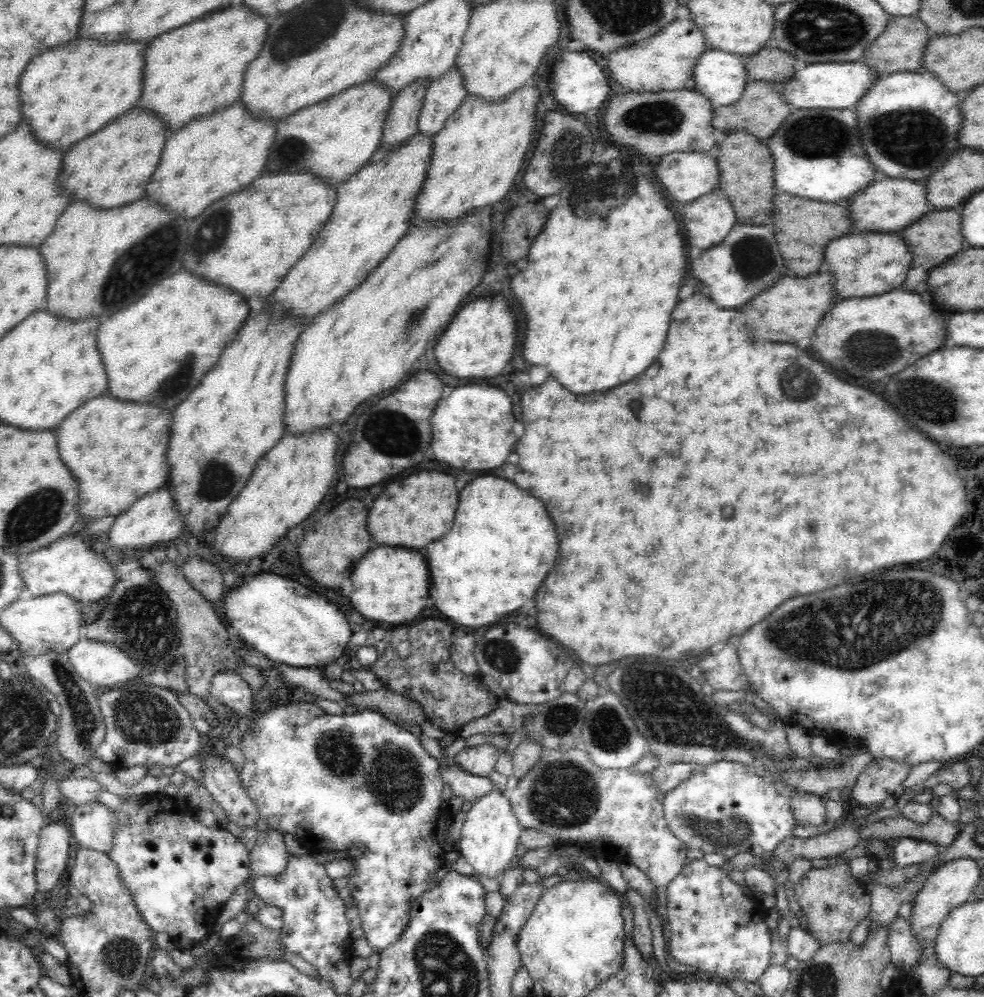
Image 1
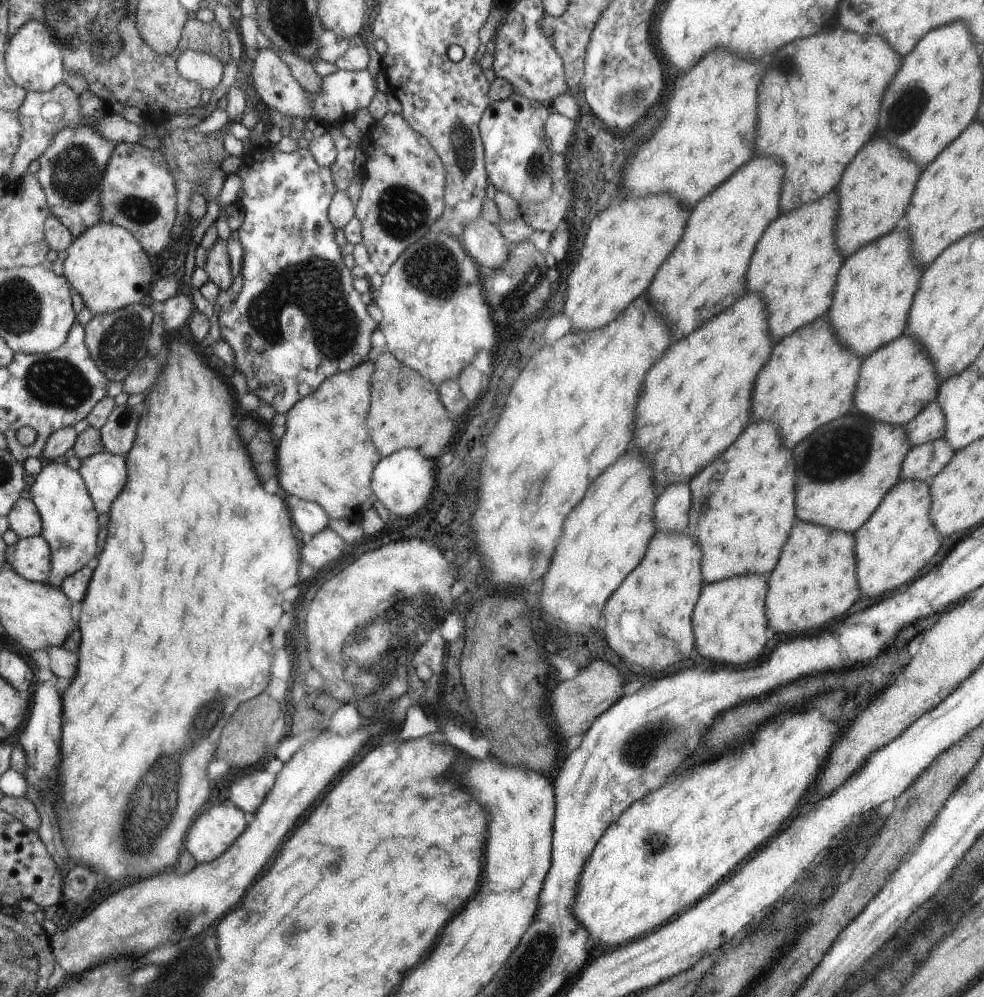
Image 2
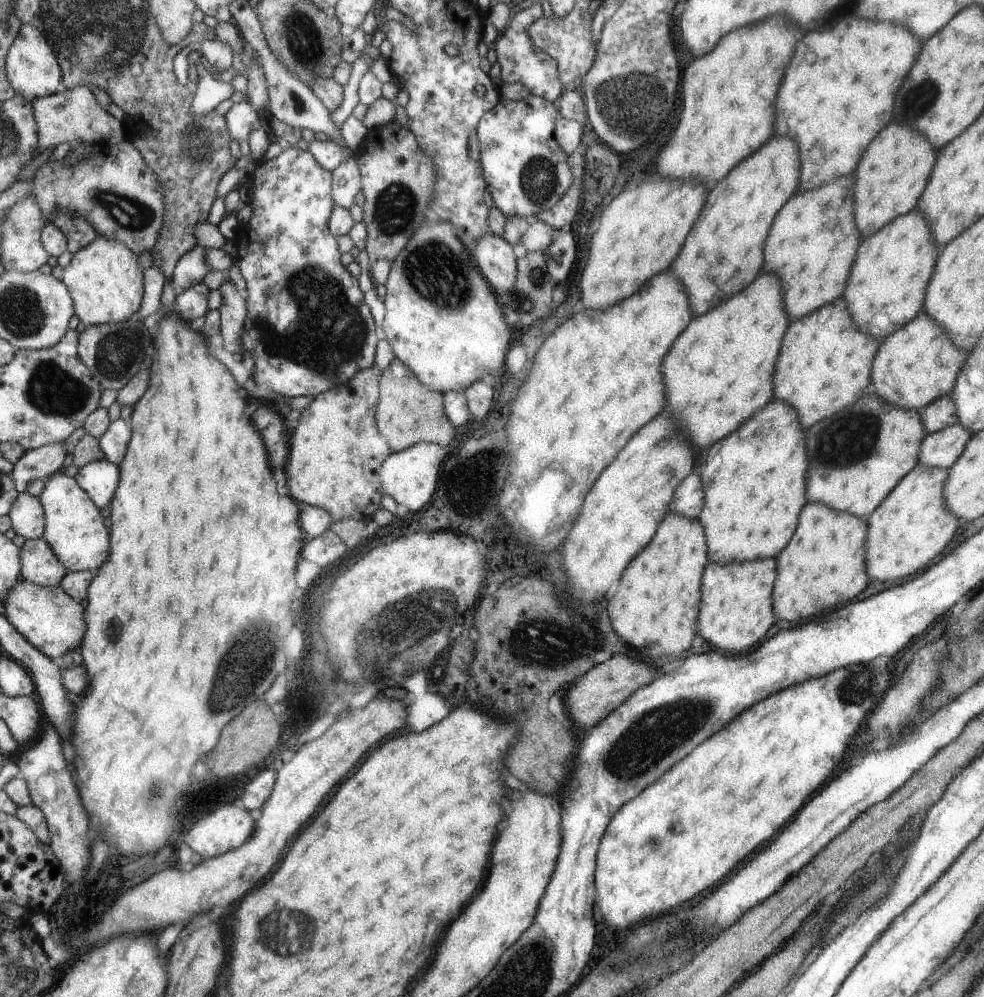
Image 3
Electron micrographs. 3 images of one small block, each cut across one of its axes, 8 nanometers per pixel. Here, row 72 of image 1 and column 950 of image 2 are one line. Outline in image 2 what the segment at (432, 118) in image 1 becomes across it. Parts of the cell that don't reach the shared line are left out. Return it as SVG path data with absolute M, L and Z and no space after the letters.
M943 437L913 446L903 457L900 480L915 479L928 483L932 476L941 472L953 453Z

